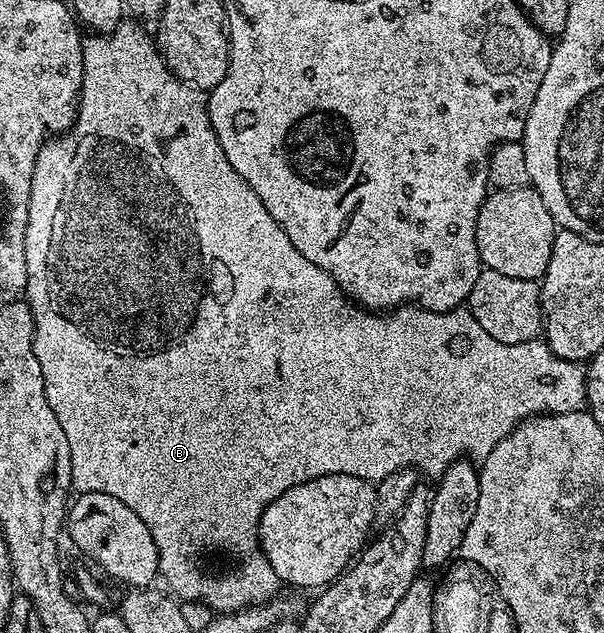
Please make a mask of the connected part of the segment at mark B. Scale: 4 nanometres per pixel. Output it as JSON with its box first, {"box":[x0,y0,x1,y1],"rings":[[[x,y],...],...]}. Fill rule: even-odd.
{"box":[25,21,587,613],"rings":[[[121,21],[121,22],[120,22],[120,23],[119,23],[119,24],[118,24],[118,26],[117,26],[117,27],[116,27],[116,28],[114,28],[114,30],[113,30],[113,31],[111,31],[111,32],[109,32],[109,33],[108,33],[108,34],[100,34],[100,33],[93,33],[93,34],[90,34],[90,35],[89,35],[89,36],[91,36],[91,37],[90,37],[90,39],[89,39],[89,36],[88,36],[88,38],[86,38],[86,39],[85,39],[85,40],[84,40],[84,42],[82,42],[82,44],[81,44],[81,48],[82,48],[82,49],[83,49],[83,77],[82,77],[82,78],[81,78],[81,97],[80,97],[80,99],[78,99],[78,100],[77,100],[77,117],[76,117],[76,119],[74,119],[74,120],[73,120],[73,125],[72,125],[72,127],[70,127],[70,128],[69,128],[69,130],[68,130],[68,131],[66,131],[66,132],[64,132],[64,133],[61,133],[61,134],[58,134],[58,135],[57,135],[57,136],[56,136],[56,137],[49,137],[49,138],[46,138],[46,140],[45,140],[45,143],[44,143],[44,145],[43,145],[43,146],[41,146],[41,148],[40,148],[40,149],[39,149],[39,157],[38,157],[38,158],[37,158],[37,160],[36,160],[36,161],[35,161],[35,173],[34,173],[34,174],[33,174],[33,176],[32,176],[32,177],[31,177],[31,201],[30,201],[30,202],[29,202],[29,208],[28,208],[28,209],[27,209],[27,221],[26,221],[26,222],[25,222],[25,276],[26,276],[26,277],[27,277],[27,285],[26,285],[26,286],[25,286],[25,298],[26,298],[26,299],[28,299],[28,301],[29,301],[29,308],[30,308],[30,309],[31,309],[31,313],[32,313],[32,314],[33,314],[33,352],[34,352],[34,353],[35,353],[35,357],[39,357],[39,365],[40,365],[40,366],[41,366],[41,368],[42,368],[42,369],[43,369],[43,385],[44,385],[44,386],[45,386],[45,396],[46,396],[46,397],[47,397],[47,401],[48,401],[48,402],[49,402],[49,404],[50,404],[50,405],[51,405],[51,409],[55,409],[55,417],[59,417],[59,425],[63,425],[63,433],[67,433],[67,445],[71,445],[71,477],[72,477],[72,478],[73,478],[73,486],[72,486],[72,490],[73,490],[73,491],[74,491],[74,492],[77,492],[77,493],[80,493],[80,492],[83,492],[83,491],[98,491],[98,492],[99,492],[99,493],[111,493],[111,497],[119,497],[119,501],[123,501],[123,505],[127,505],[127,509],[131,509],[131,513],[135,513],[135,517],[139,517],[139,521],[143,521],[143,525],[147,525],[147,526],[148,526],[148,527],[149,527],[149,532],[150,532],[150,533],[151,533],[151,537],[152,537],[152,538],[153,538],[153,540],[154,540],[154,541],[155,541],[155,549],[156,549],[156,550],[157,550],[157,569],[158,569],[158,572],[159,572],[159,575],[160,575],[160,578],[161,578],[161,579],[162,579],[162,580],[163,580],[163,579],[164,579],[164,578],[165,578],[165,583],[166,583],[166,585],[165,585],[165,584],[164,584],[164,586],[165,586],[165,587],[166,587],[166,588],[168,588],[168,590],[169,590],[169,591],[170,591],[170,592],[172,592],[172,594],[173,594],[173,595],[174,595],[174,596],[176,596],[176,598],[177,598],[177,599],[178,599],[178,600],[181,600],[181,601],[186,601],[186,600],[185,600],[185,599],[190,599],[190,601],[191,601],[191,602],[193,602],[193,603],[202,603],[202,605],[203,605],[203,606],[205,606],[205,607],[210,607],[210,609],[211,609],[211,610],[213,610],[213,613],[232,613],[232,612],[234,612],[234,611],[241,611],[241,610],[242,610],[242,609],[243,609],[243,608],[245,608],[245,607],[256,607],[256,606],[257,606],[257,604],[259,604],[259,603],[267,603],[267,602],[269,602],[269,600],[270,600],[270,599],[272,599],[272,598],[274,598],[274,596],[276,596],[276,595],[277,595],[277,594],[278,594],[278,591],[277,591],[277,587],[278,587],[278,588],[280,588],[280,587],[281,587],[281,586],[282,586],[282,581],[281,581],[281,579],[280,579],[280,578],[279,578],[279,577],[278,577],[278,575],[277,575],[277,574],[276,574],[276,573],[275,573],[275,569],[271,569],[271,565],[270,565],[270,564],[269,564],[269,560],[268,560],[268,559],[266,559],[266,558],[265,558],[265,556],[264,556],[264,554],[263,554],[263,552],[262,552],[262,550],[261,550],[261,548],[260,548],[260,546],[259,546],[259,528],[260,528],[260,526],[261,526],[261,518],[262,518],[262,517],[263,517],[263,513],[264,513],[264,512],[265,512],[265,510],[266,510],[266,509],[267,509],[267,505],[271,505],[271,501],[275,501],[275,497],[279,497],[279,496],[280,496],[280,495],[281,495],[281,494],[282,494],[282,493],[283,493],[283,492],[284,492],[284,491],[286,491],[286,490],[287,490],[287,489],[291,489],[291,488],[292,488],[292,487],[294,487],[294,486],[295,486],[295,485],[299,485],[299,484],[300,484],[300,483],[302,483],[302,482],[303,482],[303,481],[311,481],[311,480],[312,480],[312,479],[318,479],[318,477],[319,477],[319,476],[321,476],[321,475],[360,475],[360,476],[362,476],[362,477],[368,477],[368,478],[369,478],[369,479],[370,479],[370,480],[373,480],[373,481],[380,481],[380,480],[381,480],[381,479],[383,479],[383,478],[385,478],[385,477],[387,477],[387,476],[388,476],[388,475],[390,475],[390,474],[391,474],[391,473],[395,473],[395,472],[396,472],[396,471],[398,471],[398,470],[399,470],[399,469],[403,469],[403,468],[404,468],[404,467],[407,467],[407,468],[410,468],[410,469],[416,469],[416,470],[417,470],[417,471],[418,471],[418,472],[421,472],[421,473],[423,473],[423,471],[430,471],[430,473],[431,473],[431,474],[433,474],[433,477],[439,477],[439,476],[441,476],[441,474],[443,474],[443,472],[444,472],[444,471],[446,471],[446,469],[447,469],[447,468],[448,468],[448,467],[449,467],[449,466],[450,466],[450,465],[451,465],[451,464],[453,464],[453,462],[454,462],[454,461],[455,461],[455,460],[456,460],[456,459],[464,459],[464,458],[466,458],[466,457],[468,457],[468,458],[469,458],[469,459],[470,459],[470,460],[473,460],[473,461],[483,461],[483,460],[485,460],[485,459],[486,459],[486,458],[487,458],[487,456],[489,456],[489,454],[490,454],[490,453],[491,453],[491,449],[495,449],[495,445],[499,445],[499,441],[503,441],[503,437],[507,437],[507,436],[508,436],[508,435],[510,435],[510,434],[511,434],[511,432],[512,432],[512,431],[514,431],[514,429],[515,429],[515,428],[517,428],[517,427],[518,427],[518,425],[520,425],[520,424],[521,424],[521,423],[522,423],[522,421],[524,421],[524,419],[530,419],[530,418],[531,418],[531,416],[533,416],[533,415],[539,415],[539,414],[542,414],[542,413],[548,413],[548,414],[551,414],[551,415],[558,415],[558,414],[559,414],[559,413],[571,413],[571,412],[572,412],[572,411],[584,411],[584,410],[586,410],[586,407],[587,407],[587,404],[586,404],[586,401],[585,401],[585,372],[586,372],[586,368],[585,368],[585,367],[584,367],[584,366],[582,366],[582,364],[581,364],[581,363],[572,363],[572,362],[571,362],[571,361],[567,361],[567,360],[566,360],[566,359],[560,359],[560,358],[559,358],[559,357],[555,357],[555,353],[554,353],[554,352],[553,352],[553,351],[552,351],[552,349],[551,349],[551,348],[549,348],[549,345],[548,345],[548,343],[546,343],[546,342],[544,342],[544,341],[542,341],[542,340],[541,340],[541,339],[540,339],[540,338],[536,338],[536,339],[532,339],[532,340],[531,340],[531,341],[523,341],[523,342],[522,342],[522,343],[520,343],[520,344],[519,344],[519,345],[503,345],[503,341],[495,341],[495,337],[491,337],[491,333],[486,333],[486,331],[485,331],[485,330],[483,330],[483,325],[479,325],[479,321],[475,321],[475,317],[474,317],[474,316],[473,316],[473,314],[472,314],[472,313],[470,313],[470,311],[469,311],[469,310],[467,310],[467,309],[454,309],[454,310],[451,310],[451,311],[425,311],[425,310],[424,310],[424,309],[422,309],[422,307],[419,307],[419,306],[416,306],[416,305],[406,305],[406,306],[404,306],[404,307],[394,307],[394,308],[392,308],[392,310],[390,310],[390,311],[389,311],[389,312],[388,312],[388,313],[378,313],[378,312],[376,312],[376,311],[371,311],[371,310],[368,310],[368,309],[366,309],[366,308],[364,308],[364,307],[362,307],[362,306],[360,306],[360,305],[358,305],[358,304],[356,304],[356,303],[354,303],[354,302],[352,302],[352,301],[351,301],[351,300],[350,300],[350,298],[349,298],[349,296],[348,296],[348,295],[346,295],[346,294],[345,294],[345,292],[344,292],[344,291],[342,291],[342,290],[341,290],[341,288],[340,288],[340,287],[338,287],[338,286],[337,286],[337,284],[336,284],[336,283],[334,283],[334,281],[333,281],[333,278],[332,278],[332,277],[330,277],[330,275],[328,275],[328,274],[327,274],[327,273],[323,273],[323,269],[319,269],[319,265],[311,265],[311,261],[307,261],[307,257],[303,257],[303,253],[299,253],[299,249],[295,249],[295,245],[291,245],[291,241],[290,241],[290,240],[289,240],[289,238],[288,238],[288,237],[287,237],[287,233],[283,233],[283,229],[282,229],[282,228],[281,228],[281,226],[279,226],[279,225],[278,225],[278,223],[277,223],[277,222],[276,222],[276,221],[275,221],[275,217],[271,217],[271,213],[267,213],[267,209],[263,209],[263,201],[259,201],[259,196],[257,196],[257,195],[256,195],[256,193],[255,193],[255,189],[251,189],[251,185],[247,185],[247,181],[243,181],[243,177],[239,177],[239,173],[235,173],[235,169],[231,169],[231,161],[227,161],[227,157],[226,157],[226,156],[225,156],[225,154],[224,154],[224,153],[223,153],[223,145],[219,145],[219,137],[215,137],[215,129],[214,129],[214,128],[213,128],[213,126],[212,126],[212,125],[211,125],[211,117],[210,117],[210,116],[209,116],[209,100],[208,100],[208,98],[207,98],[207,95],[206,95],[206,92],[203,92],[203,91],[201,91],[201,90],[199,90],[199,89],[198,89],[198,88],[197,88],[197,87],[192,87],[192,86],[191,86],[191,85],[190,85],[190,83],[185,83],[185,82],[184,82],[184,81],[182,81],[182,80],[181,80],[181,79],[177,79],[177,78],[176,78],[176,77],[175,77],[175,76],[174,76],[174,75],[173,75],[173,74],[171,74],[171,73],[170,73],[170,71],[169,71],[169,67],[168,67],[168,66],[167,66],[167,65],[166,65],[166,63],[165,63],[165,58],[164,58],[164,57],[162,57],[162,55],[161,55],[161,53],[160,53],[160,51],[158,51],[158,50],[157,50],[157,44],[156,44],[156,42],[155,42],[155,39],[154,39],[154,36],[153,36],[153,35],[152,35],[152,34],[150,34],[150,32],[149,32],[149,35],[148,35],[148,33],[147,33],[147,32],[145,32],[145,31],[144,31],[144,29],[143,29],[143,28],[141,28],[141,27],[144,27],[144,26],[141,26],[141,25],[138,25],[138,24],[137,24],[137,23],[136,23],[136,22],[133,22],[133,21],[128,21],[128,22],[129,22],[129,23],[127,23],[127,21]],[[208,547],[214,547],[214,549],[215,549],[215,550],[217,550],[217,551],[233,551],[233,550],[237,550],[237,555],[238,555],[238,557],[239,557],[239,558],[241,558],[241,564],[239,564],[239,565],[238,565],[238,567],[237,567],[237,568],[235,568],[235,569],[234,569],[234,571],[229,571],[229,572],[227,572],[227,573],[226,573],[226,575],[208,575],[208,573],[207,573],[207,572],[205,572],[205,571],[200,571],[200,569],[199,569],[199,568],[197,568],[197,558],[199,558],[199,557],[200,557],[200,555],[201,555],[201,551],[205,551],[205,550],[207,550],[207,549],[208,549]]]}

